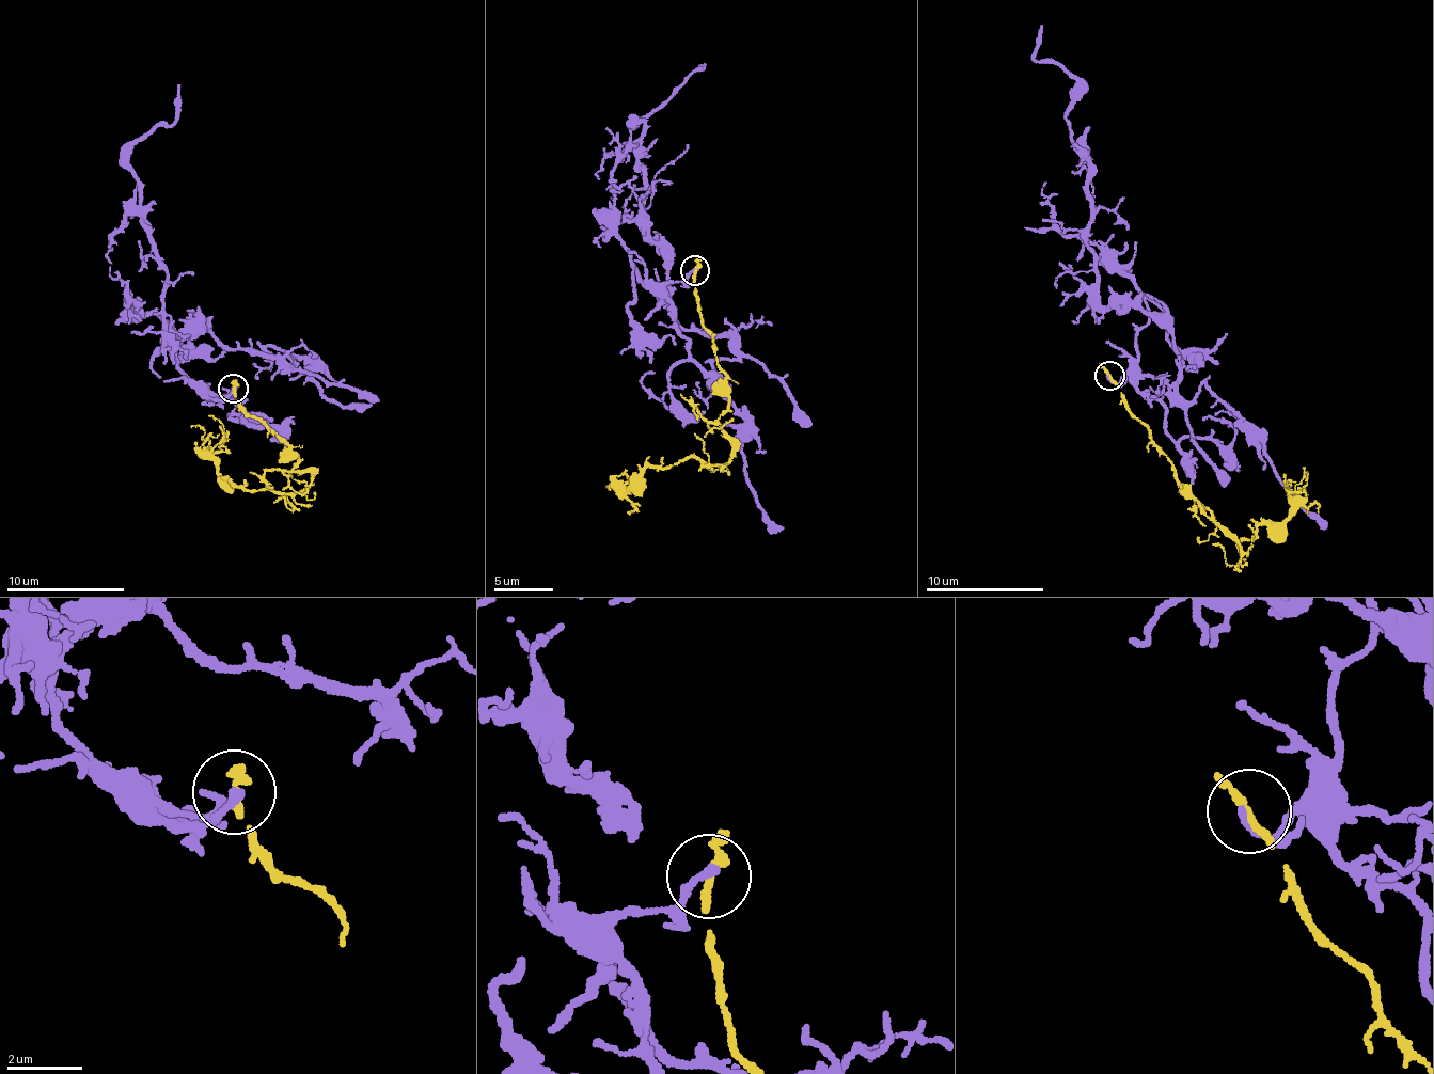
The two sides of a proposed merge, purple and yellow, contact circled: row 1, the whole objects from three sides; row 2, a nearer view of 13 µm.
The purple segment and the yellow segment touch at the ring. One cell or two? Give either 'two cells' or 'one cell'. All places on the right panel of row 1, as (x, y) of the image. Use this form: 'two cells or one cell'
two cells

